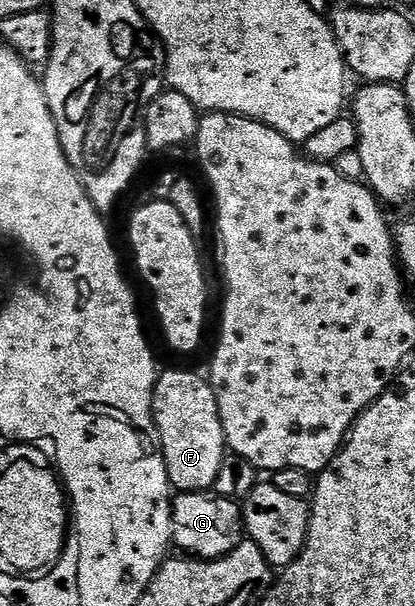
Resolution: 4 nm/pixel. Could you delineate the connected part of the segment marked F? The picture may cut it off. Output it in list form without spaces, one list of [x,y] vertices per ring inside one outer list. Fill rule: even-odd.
[[[184,369],[161,372],[156,378],[156,390],[152,392],[152,418],[156,420],[160,446],[164,449],[168,484],[180,493],[203,493],[211,490],[218,479],[218,469],[222,467],[226,456],[224,428],[211,384],[205,378],[203,381],[198,374],[187,373]]]

